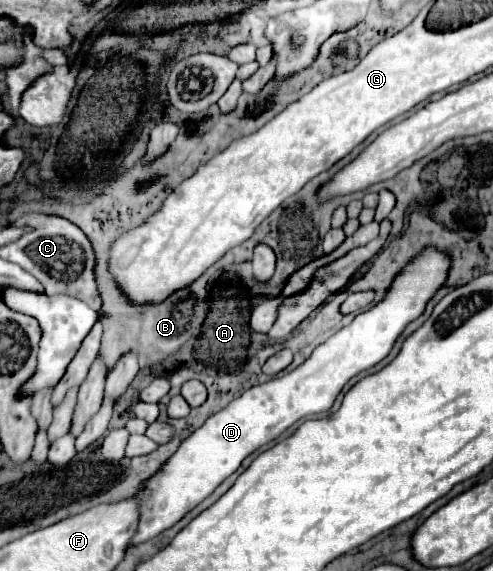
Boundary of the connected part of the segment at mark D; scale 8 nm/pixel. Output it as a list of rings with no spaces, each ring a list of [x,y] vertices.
[[[428,245],[426,249],[422,249],[420,253],[414,255],[414,261],[408,261],[408,267],[402,273],[398,273],[398,277],[394,277],[394,281],[390,285],[390,291],[386,293],[386,297],[380,303],[376,303],[372,309],[356,315],[350,325],[342,327],[338,333],[334,333],[330,339],[326,339],[322,345],[318,345],[302,365],[298,365],[296,369],[292,369],[284,377],[274,377],[274,379],[270,379],[270,381],[266,381],[262,385],[250,387],[238,399],[234,399],[228,407],[224,407],[222,411],[208,417],[206,423],[202,427],[198,427],[186,441],[182,441],[182,445],[166,461],[166,465],[154,477],[150,477],[144,483],[144,487],[138,491],[140,529],[138,529],[136,537],[132,539],[132,545],[148,541],[154,535],[162,533],[164,529],[172,527],[176,521],[180,521],[192,507],[196,507],[202,499],[206,499],[228,475],[232,475],[240,467],[244,457],[248,457],[258,447],[274,441],[292,423],[296,423],[298,419],[302,419],[306,415],[316,415],[316,413],[328,411],[332,407],[334,399],[338,397],[338,393],[342,391],[342,387],[354,375],[374,367],[376,363],[380,363],[390,353],[390,349],[394,347],[396,339],[406,329],[406,325],[410,321],[418,319],[424,313],[426,303],[434,297],[434,293],[440,287],[444,287],[444,283],[448,279],[448,271],[450,271],[450,255],[448,255],[448,251],[442,251],[442,249],[434,247],[434,245]]]

